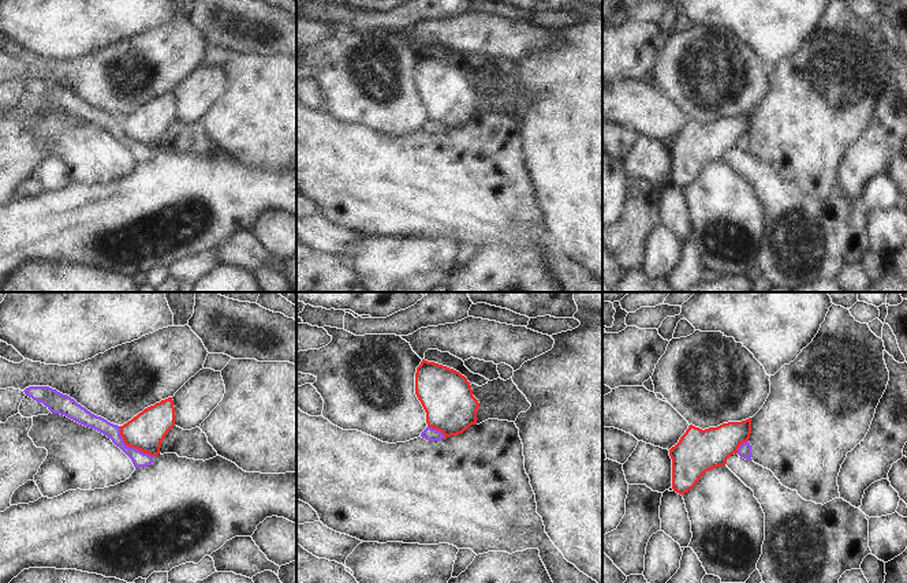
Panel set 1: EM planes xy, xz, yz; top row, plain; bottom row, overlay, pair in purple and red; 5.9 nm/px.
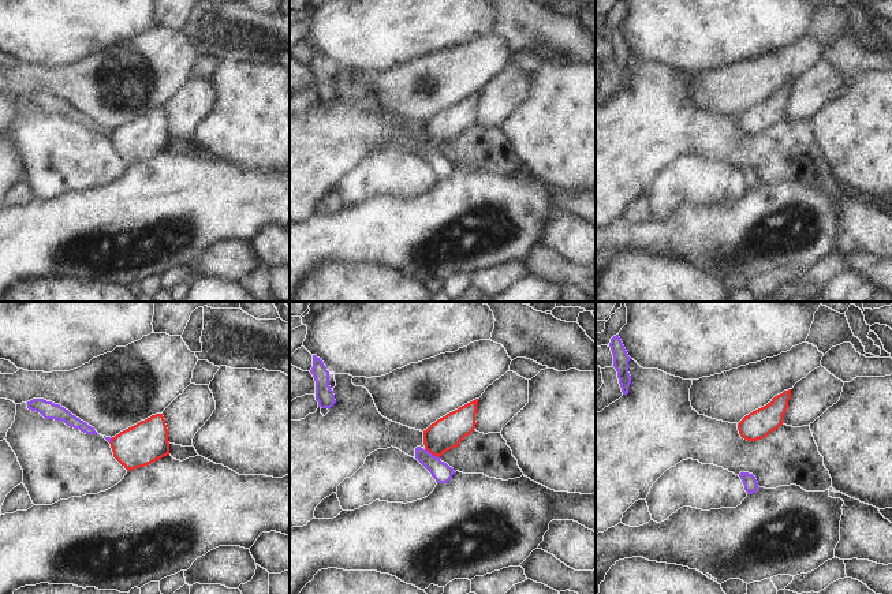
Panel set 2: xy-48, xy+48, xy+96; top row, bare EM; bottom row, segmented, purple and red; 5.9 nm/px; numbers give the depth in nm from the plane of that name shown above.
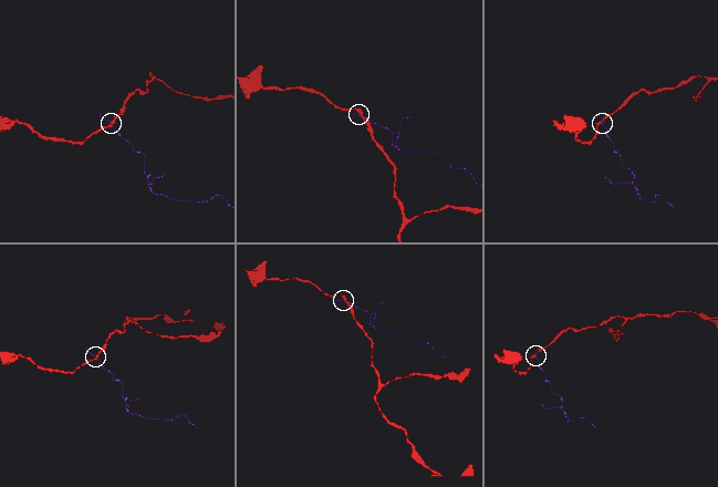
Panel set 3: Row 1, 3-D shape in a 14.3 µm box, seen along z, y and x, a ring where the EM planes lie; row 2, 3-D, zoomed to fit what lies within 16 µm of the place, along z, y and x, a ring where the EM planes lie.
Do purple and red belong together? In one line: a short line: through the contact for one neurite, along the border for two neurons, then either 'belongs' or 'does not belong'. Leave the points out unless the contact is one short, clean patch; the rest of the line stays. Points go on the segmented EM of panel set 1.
line xy (119, 426), (119, 434), (127, 445), (153, 456); does not belong

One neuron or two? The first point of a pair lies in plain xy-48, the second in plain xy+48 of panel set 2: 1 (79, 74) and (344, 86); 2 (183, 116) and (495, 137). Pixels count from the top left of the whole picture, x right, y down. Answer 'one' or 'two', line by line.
1: two
2: two

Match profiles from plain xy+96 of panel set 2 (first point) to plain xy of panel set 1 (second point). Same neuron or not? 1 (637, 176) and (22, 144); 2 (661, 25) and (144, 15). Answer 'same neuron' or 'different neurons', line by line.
1: same neuron
2: same neuron

